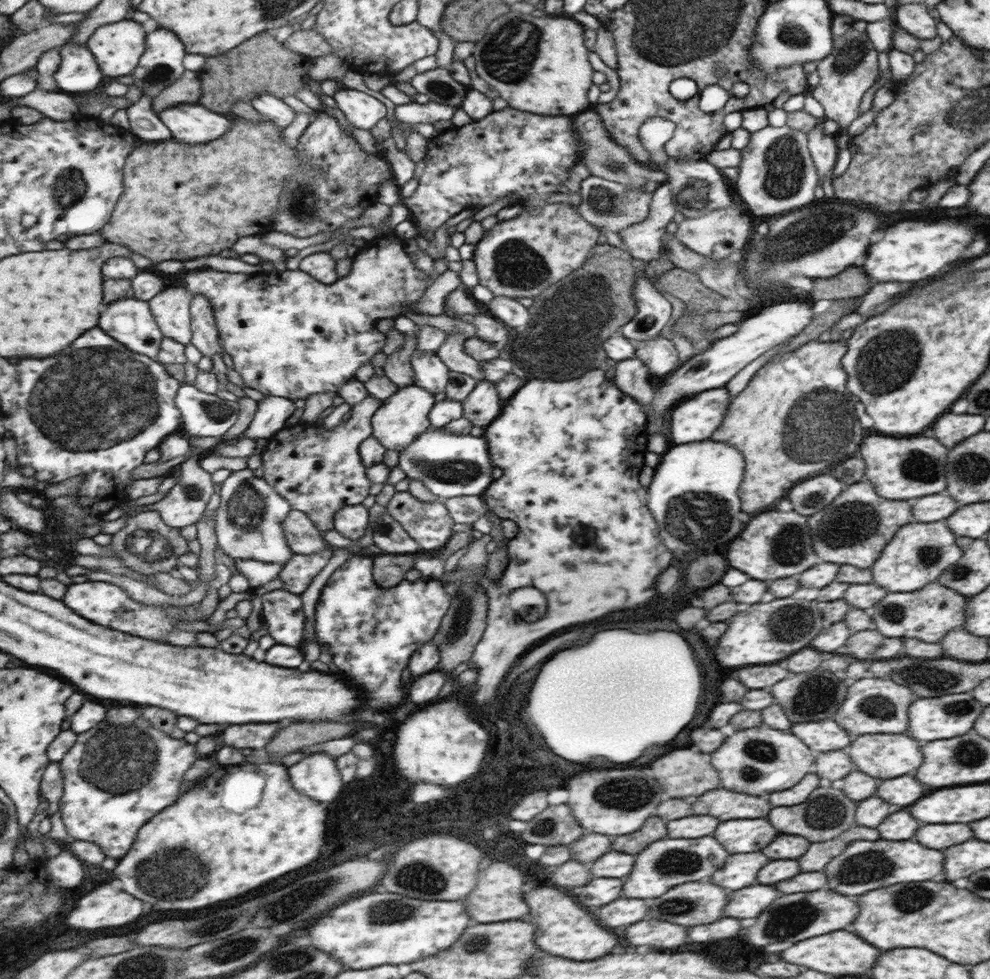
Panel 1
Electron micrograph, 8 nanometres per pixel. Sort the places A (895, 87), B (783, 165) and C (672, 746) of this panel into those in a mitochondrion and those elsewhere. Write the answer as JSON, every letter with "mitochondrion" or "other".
{"A":"other","B":"mitochondrion","C":"other"}

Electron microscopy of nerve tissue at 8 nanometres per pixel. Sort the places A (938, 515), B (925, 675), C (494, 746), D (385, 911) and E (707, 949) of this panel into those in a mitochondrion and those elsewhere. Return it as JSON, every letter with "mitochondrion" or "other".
{"A":"other","B":"mitochondrion","C":"other","D":"mitochondrion","E":"other"}

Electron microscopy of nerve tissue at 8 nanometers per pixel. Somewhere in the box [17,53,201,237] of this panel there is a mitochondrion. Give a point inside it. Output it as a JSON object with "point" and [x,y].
{"point":[69,186]}

